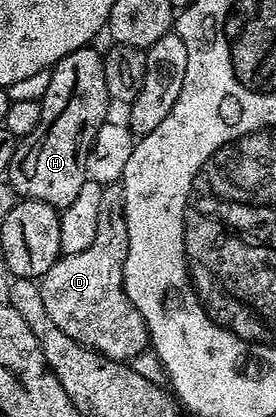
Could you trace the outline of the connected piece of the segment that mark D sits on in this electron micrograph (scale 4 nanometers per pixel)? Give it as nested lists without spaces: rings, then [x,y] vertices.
[[[115,183],[107,185],[100,195],[100,219],[96,223],[96,239],[84,247],[84,251],[67,253],[59,256],[52,267],[38,281],[40,299],[44,299],[44,308],[52,323],[64,331],[64,335],[72,335],[76,343],[93,349],[95,353],[103,353],[113,361],[125,361],[129,363],[133,357],[140,355],[148,348],[148,334],[146,332],[146,320],[140,315],[140,311],[128,299],[126,284],[124,283],[124,267],[128,255],[128,227],[124,219],[124,203],[122,202],[122,186]]]

